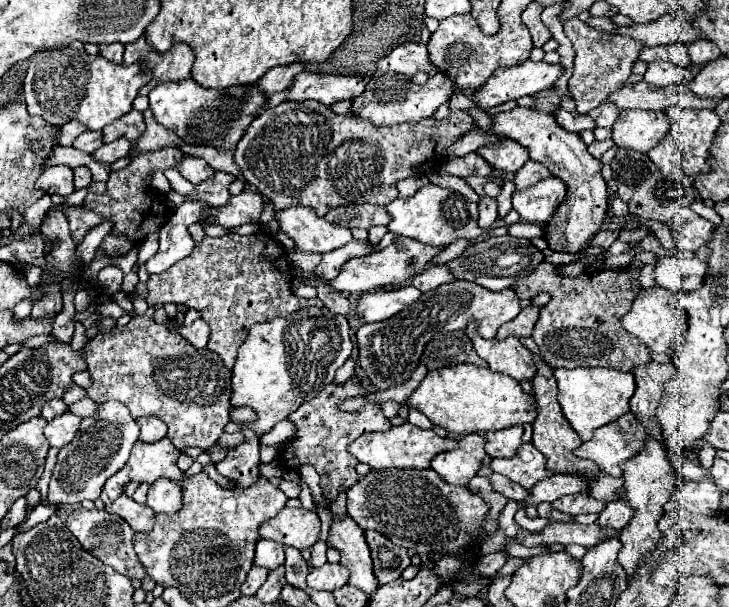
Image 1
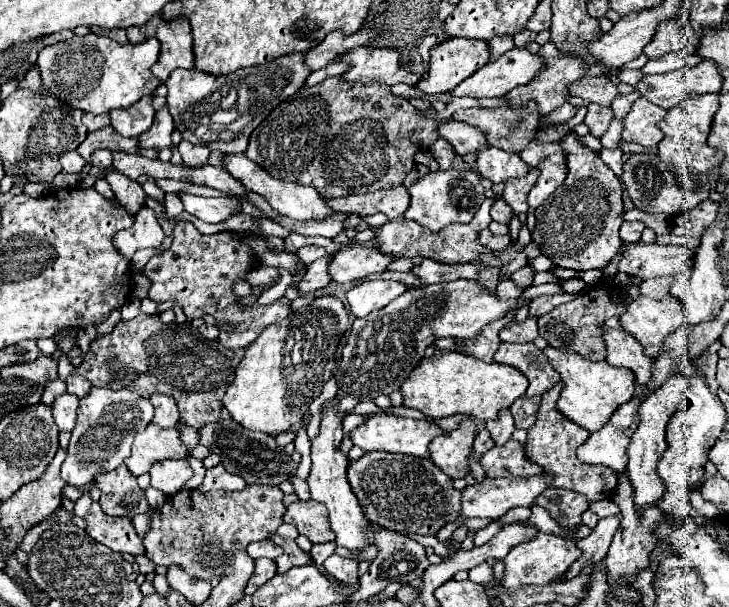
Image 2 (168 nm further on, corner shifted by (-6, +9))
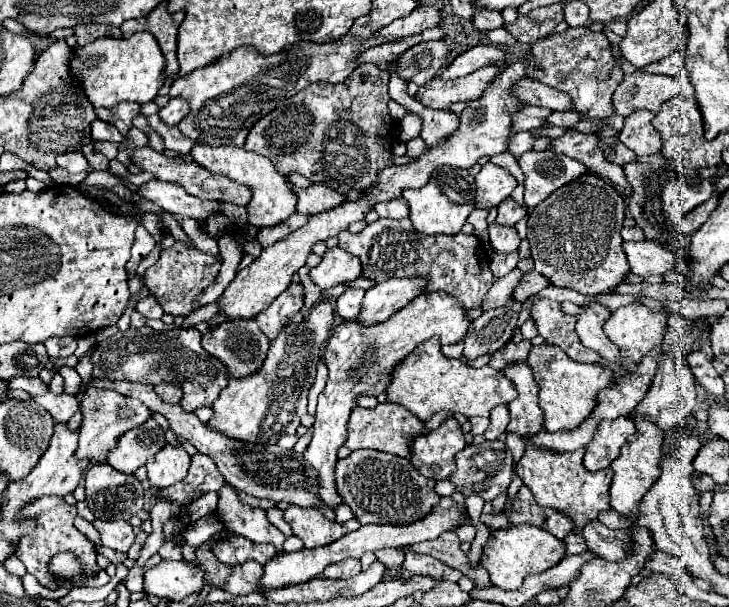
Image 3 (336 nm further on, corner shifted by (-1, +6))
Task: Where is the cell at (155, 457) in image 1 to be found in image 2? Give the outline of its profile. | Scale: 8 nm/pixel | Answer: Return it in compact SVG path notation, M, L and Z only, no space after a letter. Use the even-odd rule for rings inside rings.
M148 425L148 429L134 439L132 455L124 461L134 475L148 473L156 461L164 459L184 459L188 455L186 445L176 429L160 429Z

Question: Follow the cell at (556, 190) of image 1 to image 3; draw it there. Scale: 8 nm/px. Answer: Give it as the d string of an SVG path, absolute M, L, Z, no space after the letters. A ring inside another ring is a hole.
M529 150L519 158L521 172L525 174L525 204L535 208L557 188L585 176L587 168L563 154Z

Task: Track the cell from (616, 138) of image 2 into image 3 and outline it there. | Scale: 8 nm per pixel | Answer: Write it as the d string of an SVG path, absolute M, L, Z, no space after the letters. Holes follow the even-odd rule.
M635 70L633 74L625 74L623 82L617 86L613 94L613 106L621 116L629 116L635 110L649 110L657 114L661 104L675 94L685 94L691 98L691 82L683 76L657 76Z

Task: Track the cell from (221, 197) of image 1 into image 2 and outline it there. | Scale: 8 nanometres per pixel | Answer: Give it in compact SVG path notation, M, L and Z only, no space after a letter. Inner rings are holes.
M168 193L166 199L164 199L164 203L166 203L166 211L168 211L168 217L170 217L170 219L176 219L178 213L184 211L182 199L176 199L176 193Z

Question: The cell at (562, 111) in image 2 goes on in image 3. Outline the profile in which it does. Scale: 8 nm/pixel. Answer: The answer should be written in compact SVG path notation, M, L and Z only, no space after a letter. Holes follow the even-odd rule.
M523 106L521 110L517 110L517 114L513 114L513 126L511 132L529 132L533 128L545 126L545 118L551 112L547 108L537 108L537 106Z

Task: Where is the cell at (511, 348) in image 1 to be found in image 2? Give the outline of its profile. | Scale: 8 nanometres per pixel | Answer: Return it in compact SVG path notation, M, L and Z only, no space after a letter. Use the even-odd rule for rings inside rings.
M500 343L494 353L494 361L512 365L526 375L530 381L530 391L526 391L526 397L542 395L560 381L560 375L552 369L546 355L536 349L534 343Z

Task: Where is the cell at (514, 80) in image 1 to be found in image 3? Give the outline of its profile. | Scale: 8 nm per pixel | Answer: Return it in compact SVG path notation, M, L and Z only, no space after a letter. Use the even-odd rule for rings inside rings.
M485 66L473 74L443 80L433 78L431 82L419 86L415 100L419 100L427 108L449 108L453 102L469 102L483 94L489 82L499 74L501 66Z

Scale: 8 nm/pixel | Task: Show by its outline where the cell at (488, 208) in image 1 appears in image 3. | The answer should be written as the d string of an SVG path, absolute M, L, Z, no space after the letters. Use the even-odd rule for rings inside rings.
M491 224L489 226L489 242L497 254L511 254L519 248L521 238L517 236L515 228Z

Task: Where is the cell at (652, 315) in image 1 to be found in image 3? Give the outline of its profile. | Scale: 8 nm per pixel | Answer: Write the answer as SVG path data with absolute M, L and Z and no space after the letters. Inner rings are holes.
M629 304L615 310L603 328L609 340L619 348L621 358L637 364L649 350L661 346L665 324L667 314L655 314L643 304Z

